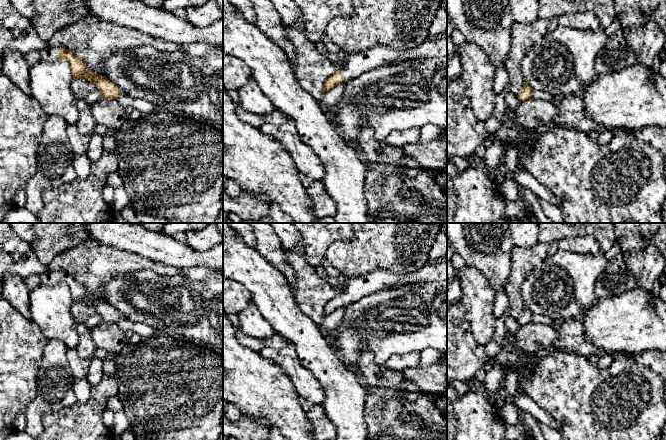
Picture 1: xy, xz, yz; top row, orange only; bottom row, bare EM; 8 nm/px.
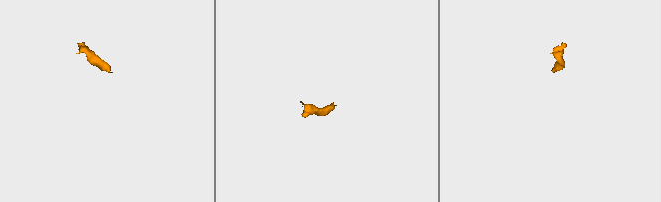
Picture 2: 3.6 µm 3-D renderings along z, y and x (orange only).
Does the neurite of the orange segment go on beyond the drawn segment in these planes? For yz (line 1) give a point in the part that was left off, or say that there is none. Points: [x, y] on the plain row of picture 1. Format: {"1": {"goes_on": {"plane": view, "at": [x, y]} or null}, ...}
{"1": {"goes_on": null}}

